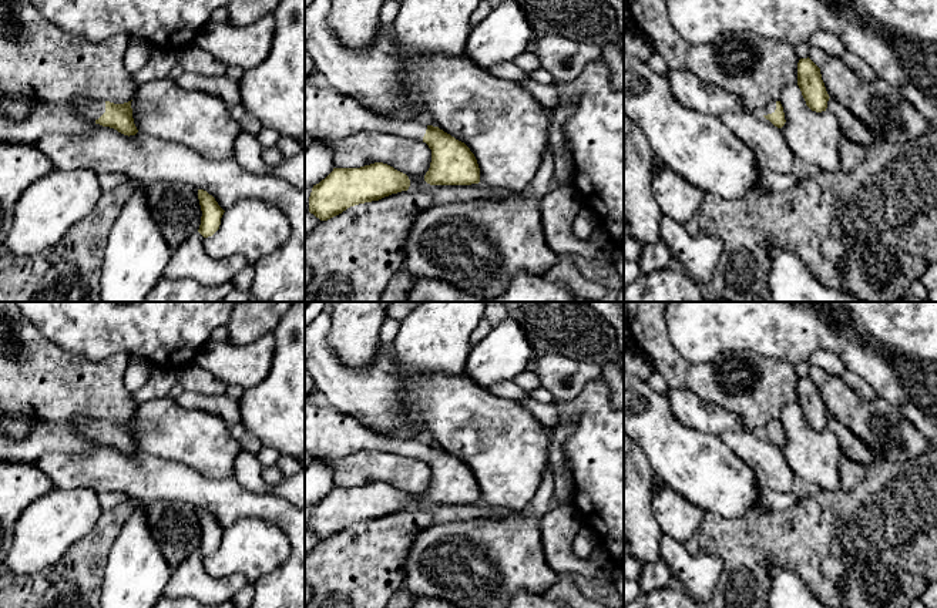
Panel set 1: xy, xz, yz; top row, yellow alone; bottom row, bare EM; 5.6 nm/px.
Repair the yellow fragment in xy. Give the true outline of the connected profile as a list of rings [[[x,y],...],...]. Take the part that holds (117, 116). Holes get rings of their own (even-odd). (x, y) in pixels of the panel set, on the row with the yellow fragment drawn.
[[[77,98],[73,101],[80,110],[85,110],[95,124],[114,128],[128,137],[138,132],[132,118],[131,101],[124,104],[91,98]]]

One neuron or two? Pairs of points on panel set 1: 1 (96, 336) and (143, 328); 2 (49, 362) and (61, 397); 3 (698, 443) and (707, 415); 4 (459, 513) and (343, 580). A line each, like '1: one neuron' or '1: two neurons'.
1: one neuron
2: one neuron
3: two neurons
4: one neuron

